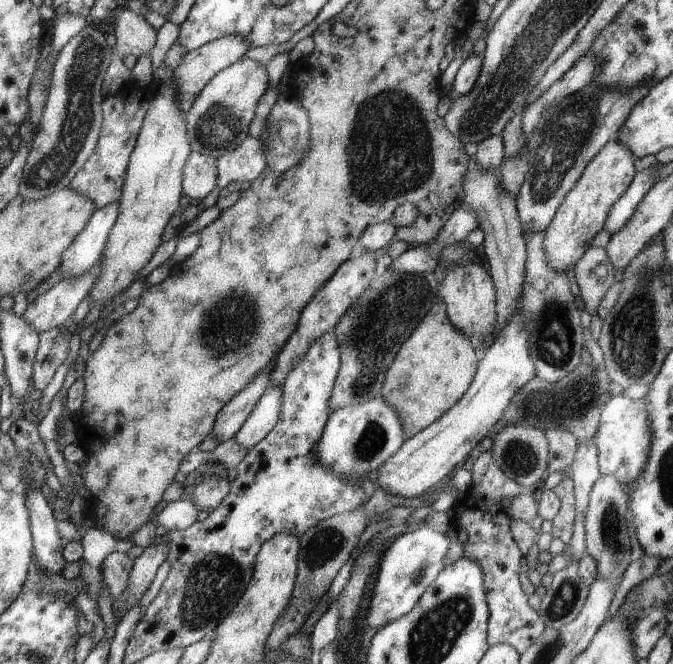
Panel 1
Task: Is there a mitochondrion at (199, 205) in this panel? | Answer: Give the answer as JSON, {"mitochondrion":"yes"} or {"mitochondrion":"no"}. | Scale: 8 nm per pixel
{"mitochondrion":"no"}

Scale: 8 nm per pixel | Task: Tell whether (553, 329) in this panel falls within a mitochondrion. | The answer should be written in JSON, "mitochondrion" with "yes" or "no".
{"mitochondrion":"yes"}

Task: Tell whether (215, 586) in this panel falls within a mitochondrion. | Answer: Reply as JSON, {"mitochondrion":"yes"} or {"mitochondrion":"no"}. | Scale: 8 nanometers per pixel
{"mitochondrion":"yes"}

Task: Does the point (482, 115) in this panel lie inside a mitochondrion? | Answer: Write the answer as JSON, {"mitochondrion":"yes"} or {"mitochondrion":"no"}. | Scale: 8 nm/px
{"mitochondrion":"yes"}

